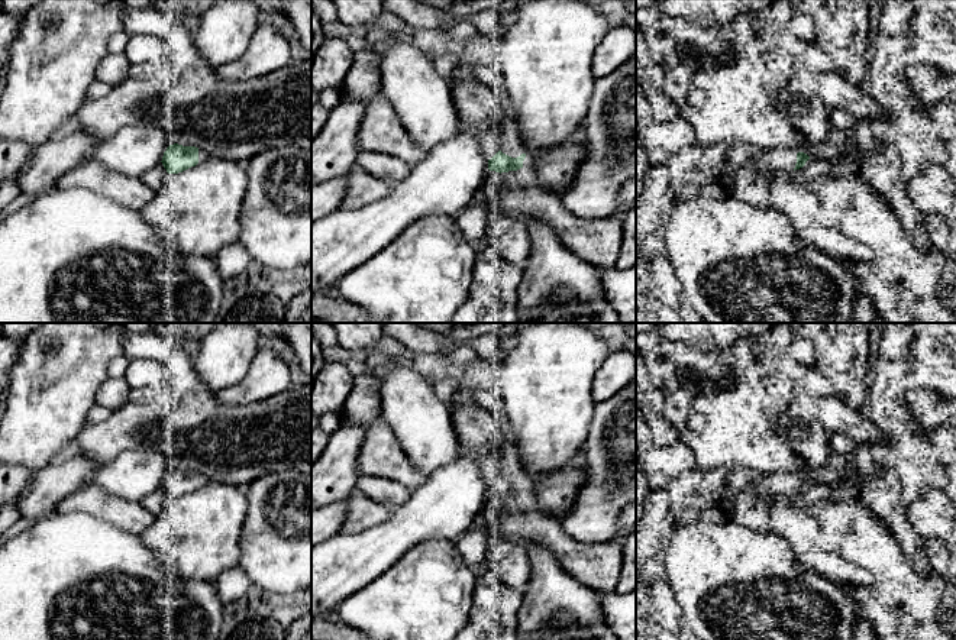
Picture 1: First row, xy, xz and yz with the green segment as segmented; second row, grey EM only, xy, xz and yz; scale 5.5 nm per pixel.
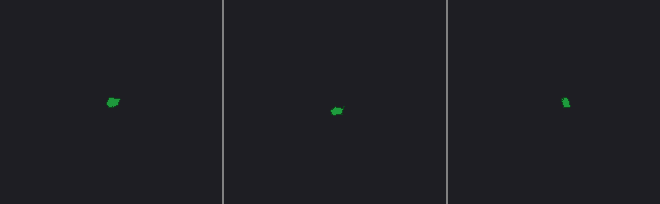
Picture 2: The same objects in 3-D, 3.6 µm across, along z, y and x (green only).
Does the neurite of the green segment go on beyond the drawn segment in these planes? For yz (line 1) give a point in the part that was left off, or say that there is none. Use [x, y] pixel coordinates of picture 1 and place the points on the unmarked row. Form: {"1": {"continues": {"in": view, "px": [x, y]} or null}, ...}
{"1": {"continues": {"in": "yz", "px": [780, 485]}}}

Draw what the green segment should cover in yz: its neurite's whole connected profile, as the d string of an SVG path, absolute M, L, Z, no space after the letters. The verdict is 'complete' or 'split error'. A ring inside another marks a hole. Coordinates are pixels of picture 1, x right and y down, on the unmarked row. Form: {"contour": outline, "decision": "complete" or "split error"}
{"contour": "M736 468L727 473L724 487L717 494L708 495L703 504L723 513L724 505L740 492L747 491L759 498L775 501L802 492L808 484L804 476L795 478L789 473L758 476L747 469Z", "decision": "split error"}

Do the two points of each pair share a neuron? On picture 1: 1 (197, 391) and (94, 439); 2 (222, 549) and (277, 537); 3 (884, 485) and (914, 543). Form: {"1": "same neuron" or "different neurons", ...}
{"1": "same neuron", "2": "different neurons", "3": "same neuron"}

